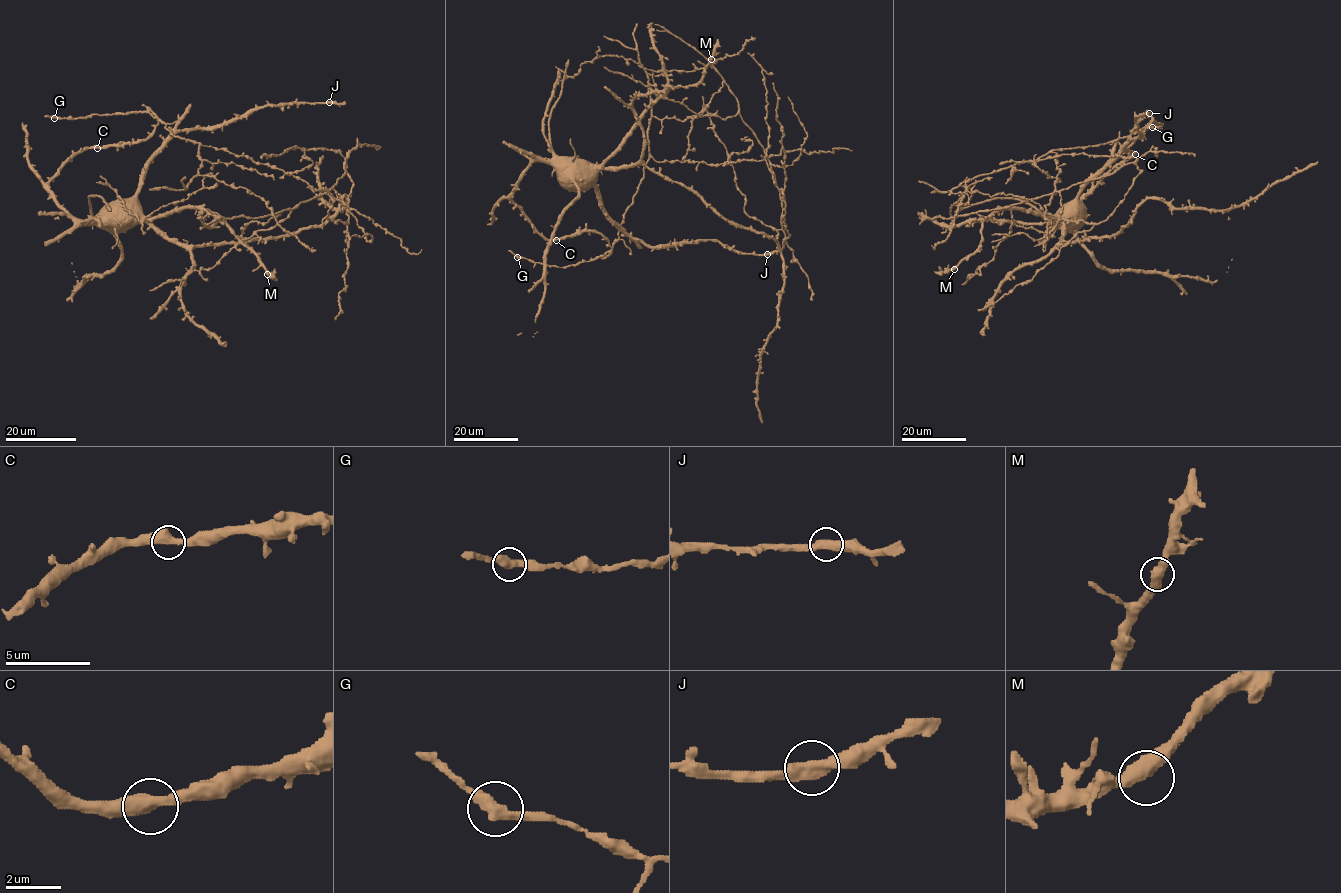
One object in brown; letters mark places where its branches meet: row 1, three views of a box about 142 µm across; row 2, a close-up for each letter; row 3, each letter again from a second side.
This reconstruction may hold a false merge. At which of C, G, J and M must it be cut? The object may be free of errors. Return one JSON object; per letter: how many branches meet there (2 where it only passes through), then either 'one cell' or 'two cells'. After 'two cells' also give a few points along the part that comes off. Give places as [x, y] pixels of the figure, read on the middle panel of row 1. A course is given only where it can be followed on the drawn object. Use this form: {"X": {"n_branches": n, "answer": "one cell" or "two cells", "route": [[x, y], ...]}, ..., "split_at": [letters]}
{"C": {"n_branches": 2, "answer": "one cell"}, "G": {"n_branches": 2, "answer": "one cell"}, "J": {"n_branches": 2, "answer": "one cell"}, "M": {"n_branches": 2, "answer": "one cell"}, "split_at": []}

